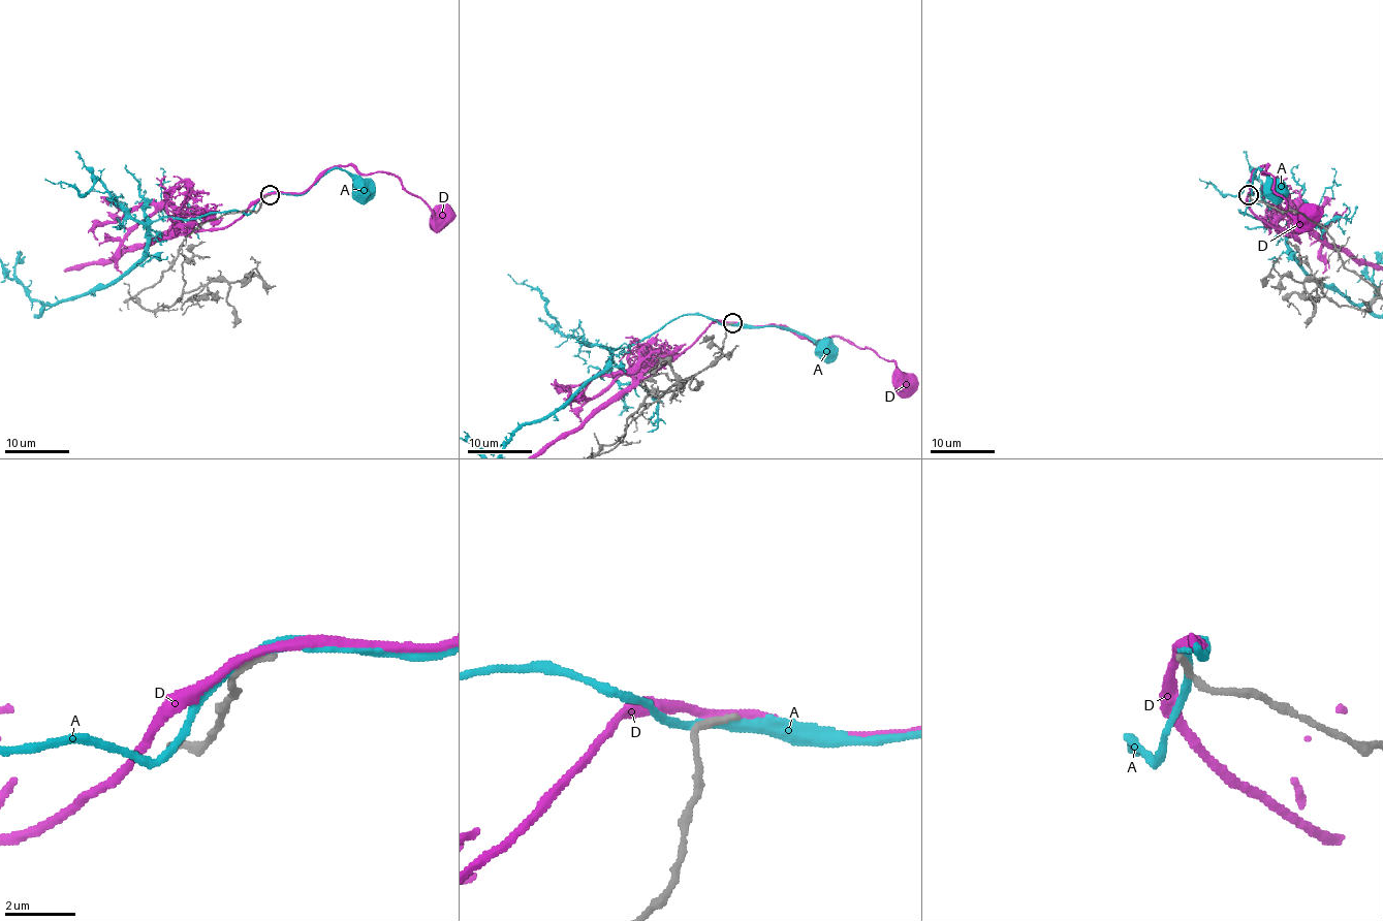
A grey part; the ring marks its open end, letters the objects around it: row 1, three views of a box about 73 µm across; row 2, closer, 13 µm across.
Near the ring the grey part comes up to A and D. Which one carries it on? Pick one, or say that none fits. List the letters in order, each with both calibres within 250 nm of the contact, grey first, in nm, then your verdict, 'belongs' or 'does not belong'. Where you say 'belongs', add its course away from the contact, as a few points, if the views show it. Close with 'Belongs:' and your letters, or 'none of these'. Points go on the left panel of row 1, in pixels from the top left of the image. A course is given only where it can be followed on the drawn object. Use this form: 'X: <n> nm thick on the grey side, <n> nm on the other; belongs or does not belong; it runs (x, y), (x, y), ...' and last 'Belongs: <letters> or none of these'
A: 260 nm thick on the grey side, 280 nm on the other; does not belong
D: 240 nm thick on the grey side, 240 nm on the other; does not belong
Belongs: none of these

